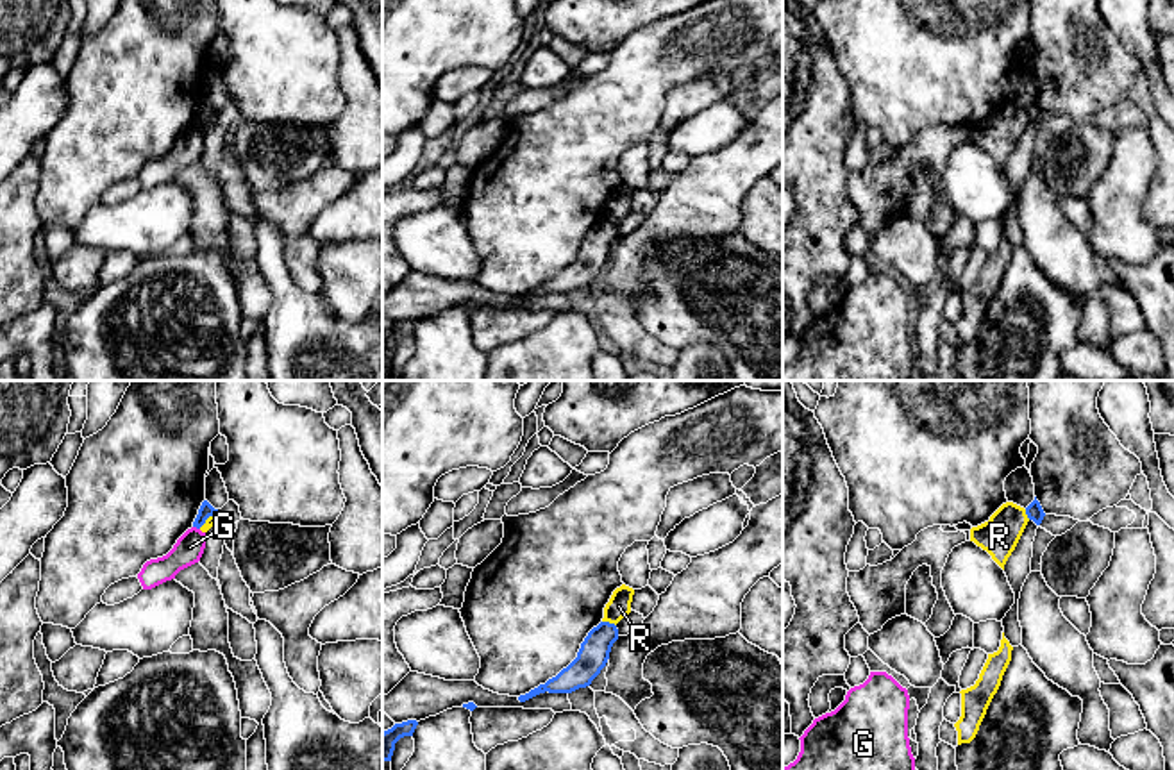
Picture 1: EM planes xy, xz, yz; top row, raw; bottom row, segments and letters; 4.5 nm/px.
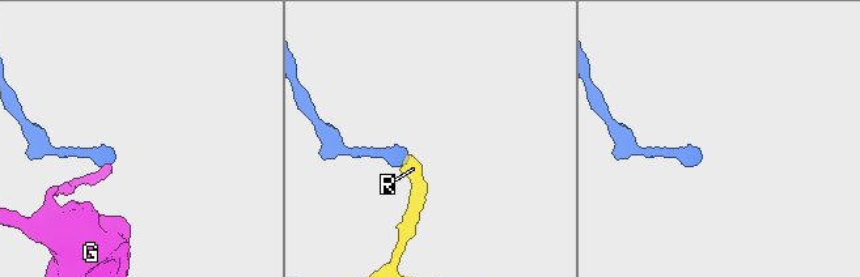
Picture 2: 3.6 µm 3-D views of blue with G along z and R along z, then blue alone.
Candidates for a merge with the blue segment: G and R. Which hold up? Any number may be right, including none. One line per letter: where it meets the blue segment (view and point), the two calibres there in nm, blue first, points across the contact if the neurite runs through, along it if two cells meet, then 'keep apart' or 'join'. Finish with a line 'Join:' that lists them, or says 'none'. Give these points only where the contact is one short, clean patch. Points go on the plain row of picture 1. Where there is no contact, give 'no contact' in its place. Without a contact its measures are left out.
G: contact xy (197, 127); calibres 70 and 130 nm; border xy (193, 125), (199, 129); keep apart
R: contact xz (608, 222); calibres 140 and 110 nm; border xz (603, 220), (615, 225); keep apart
Join: none

